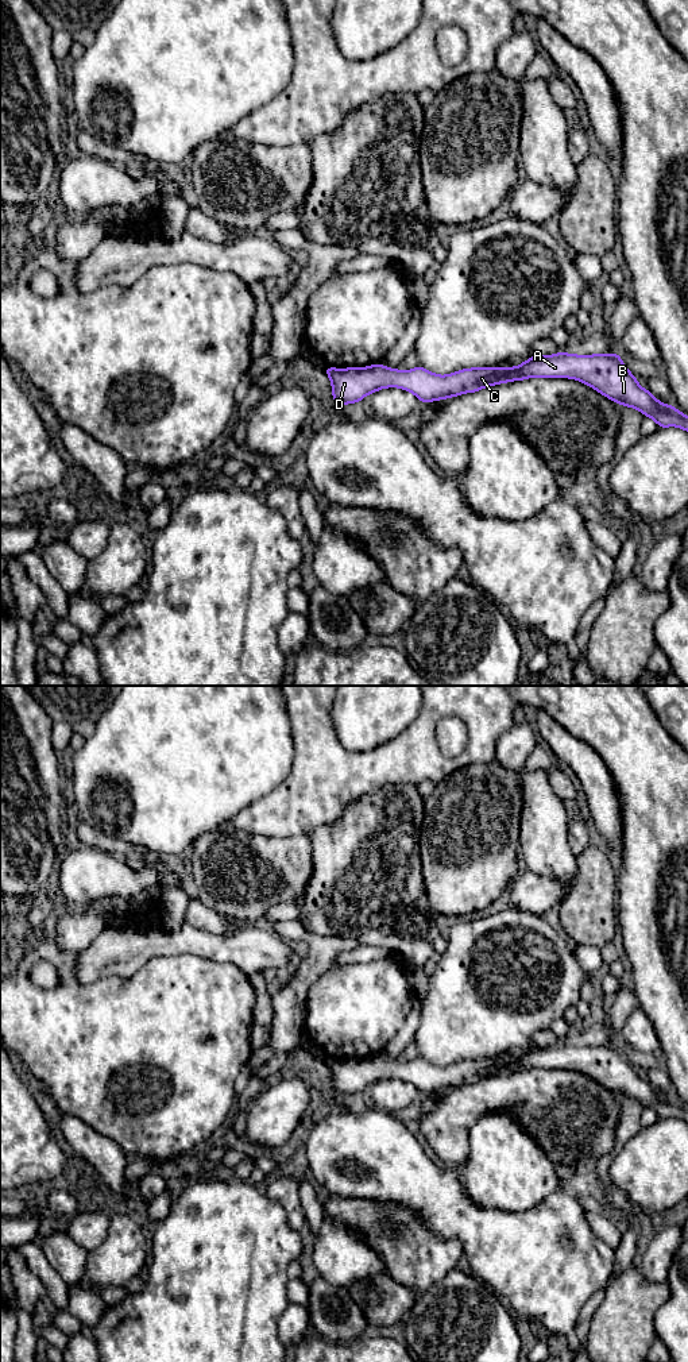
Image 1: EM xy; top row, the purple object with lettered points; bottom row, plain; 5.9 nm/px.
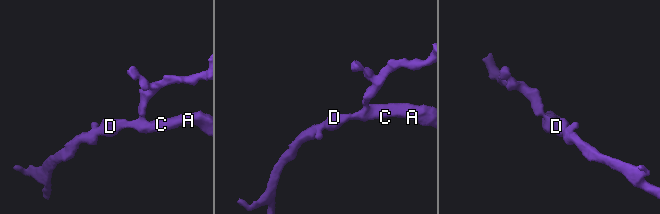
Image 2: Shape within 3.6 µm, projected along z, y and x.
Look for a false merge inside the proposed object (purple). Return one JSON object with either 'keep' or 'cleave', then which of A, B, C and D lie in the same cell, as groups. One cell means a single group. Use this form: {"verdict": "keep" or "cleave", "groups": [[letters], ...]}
{"verdict": "keep", "groups": [["A", "B", "C", "D"]]}

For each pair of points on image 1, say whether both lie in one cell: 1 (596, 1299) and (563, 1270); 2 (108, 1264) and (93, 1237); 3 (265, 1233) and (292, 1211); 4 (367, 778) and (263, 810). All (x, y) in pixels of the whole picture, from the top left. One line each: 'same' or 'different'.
1: different
2: different
3: different
4: same

